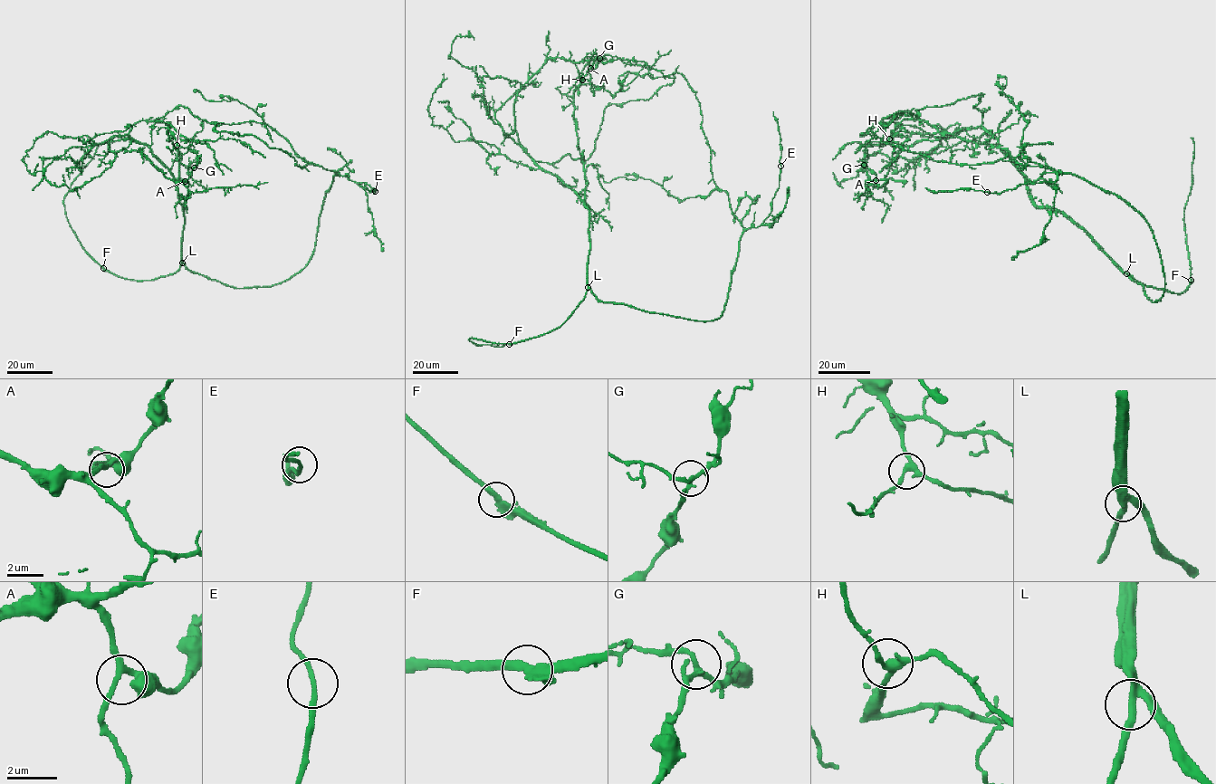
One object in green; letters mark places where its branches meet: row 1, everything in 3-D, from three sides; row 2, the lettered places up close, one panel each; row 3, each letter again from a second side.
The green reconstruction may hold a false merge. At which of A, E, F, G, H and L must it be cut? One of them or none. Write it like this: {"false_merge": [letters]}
{"false_merge": []}

